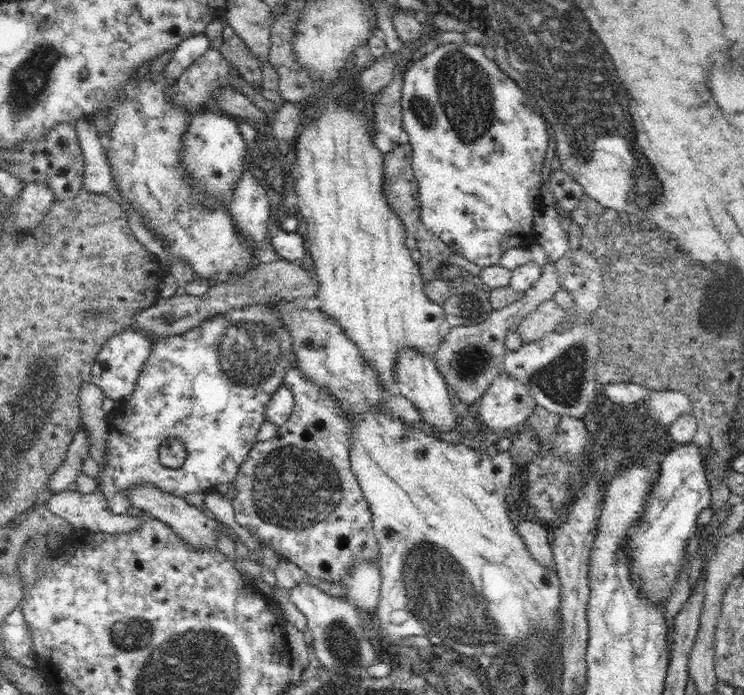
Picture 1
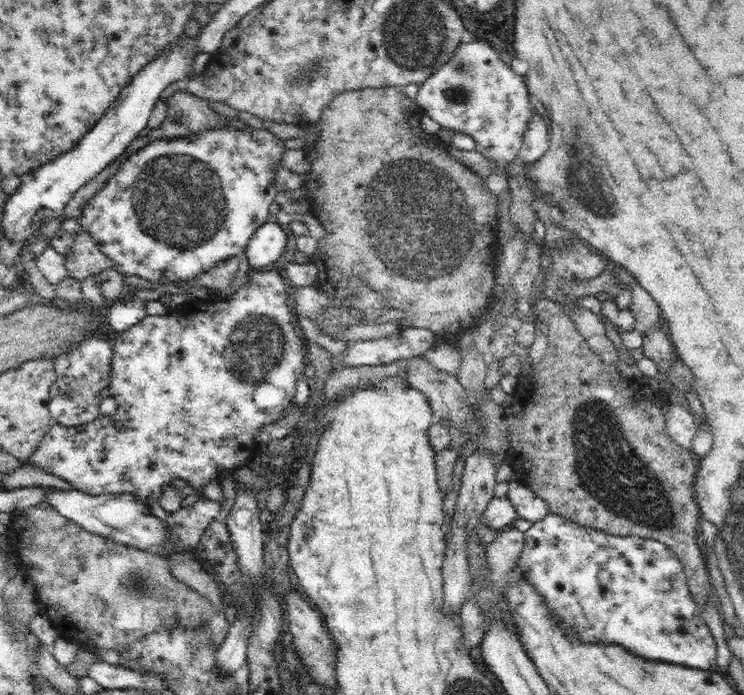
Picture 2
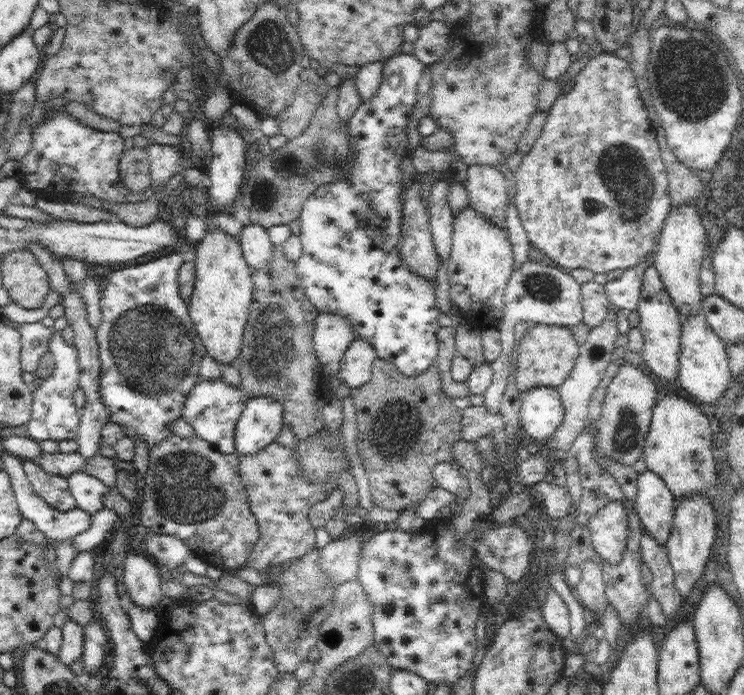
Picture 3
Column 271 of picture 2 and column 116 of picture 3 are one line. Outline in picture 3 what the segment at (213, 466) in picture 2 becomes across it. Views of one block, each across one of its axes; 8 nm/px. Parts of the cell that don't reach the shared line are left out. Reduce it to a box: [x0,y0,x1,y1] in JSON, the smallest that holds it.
[95,250,207,452]

